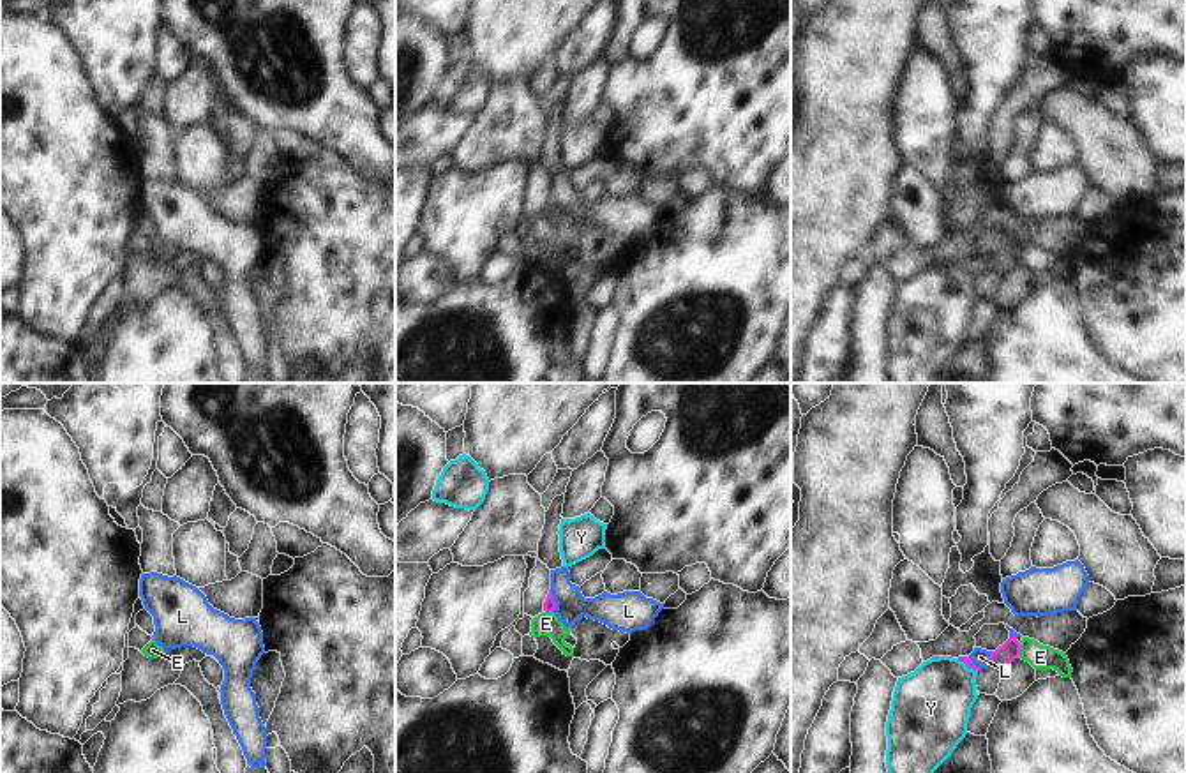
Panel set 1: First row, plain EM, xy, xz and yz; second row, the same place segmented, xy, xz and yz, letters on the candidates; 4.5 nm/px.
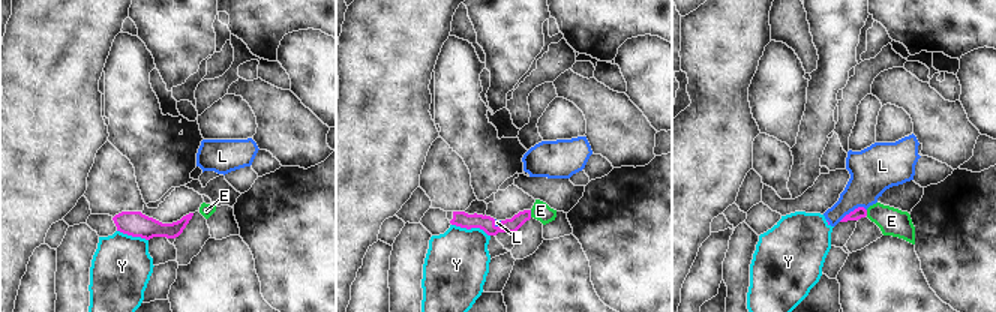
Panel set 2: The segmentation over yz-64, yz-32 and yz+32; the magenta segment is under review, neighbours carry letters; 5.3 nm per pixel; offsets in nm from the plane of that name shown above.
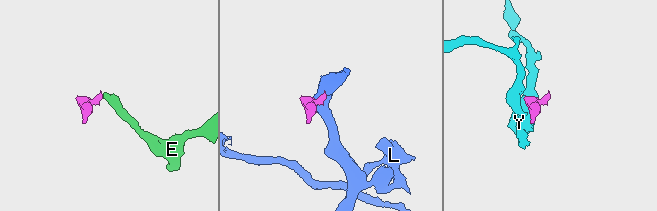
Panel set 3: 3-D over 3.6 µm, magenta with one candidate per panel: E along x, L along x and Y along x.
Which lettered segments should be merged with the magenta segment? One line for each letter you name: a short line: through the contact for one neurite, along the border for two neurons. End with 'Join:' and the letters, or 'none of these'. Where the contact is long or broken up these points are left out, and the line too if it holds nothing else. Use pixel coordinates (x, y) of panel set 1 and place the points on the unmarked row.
L: line yz (1010, 255), (999, 263), (990, 263), (980, 262)
Join: L

